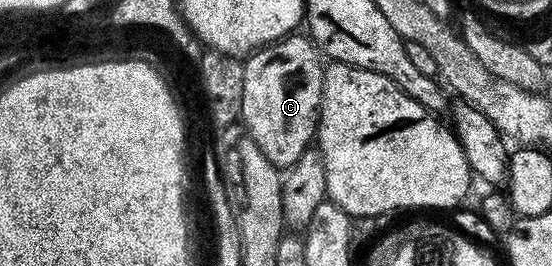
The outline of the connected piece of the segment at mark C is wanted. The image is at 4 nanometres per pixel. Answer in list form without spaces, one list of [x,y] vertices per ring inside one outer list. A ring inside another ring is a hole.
[[[291,35],[273,41],[271,45],[264,45],[255,49],[249,57],[245,58],[242,70],[244,71],[244,95],[242,96],[242,111],[240,121],[246,124],[245,136],[251,137],[264,151],[264,155],[279,171],[285,171],[304,155],[304,151],[311,148],[316,134],[320,128],[318,112],[324,109],[323,104],[323,78],[324,64],[320,50],[309,36]]]

